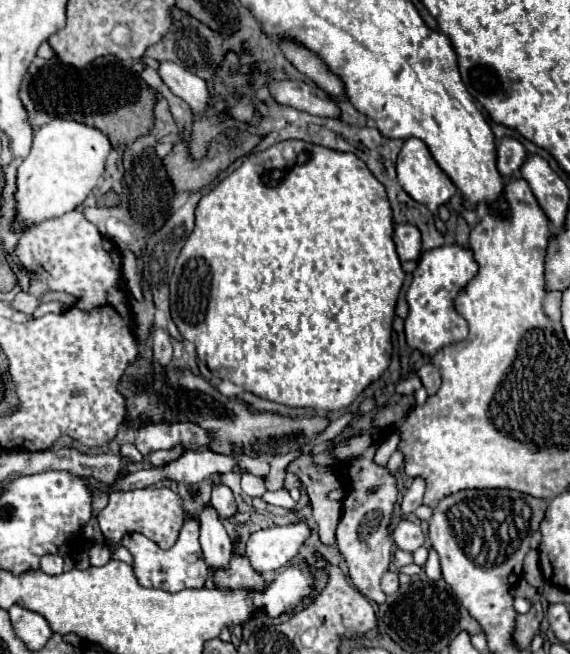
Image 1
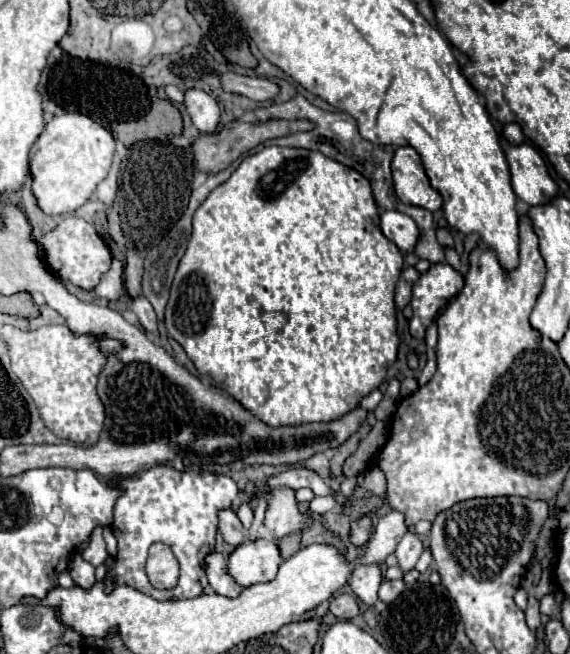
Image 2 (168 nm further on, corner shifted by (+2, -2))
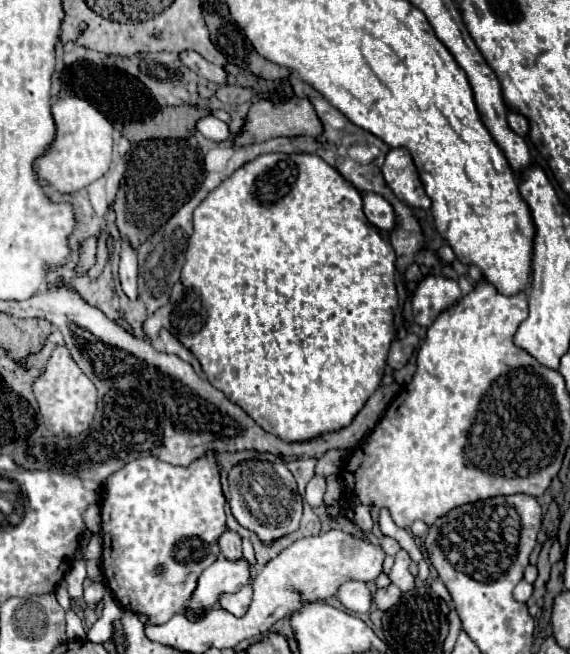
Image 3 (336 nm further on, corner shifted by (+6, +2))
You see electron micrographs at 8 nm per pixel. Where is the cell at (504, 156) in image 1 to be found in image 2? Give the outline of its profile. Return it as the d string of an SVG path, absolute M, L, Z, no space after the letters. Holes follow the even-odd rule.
M506 124L502 128L502 136L508 140L508 144L514 144L514 146L518 146L518 144L524 142L524 134L522 134L522 130L520 130L518 124Z

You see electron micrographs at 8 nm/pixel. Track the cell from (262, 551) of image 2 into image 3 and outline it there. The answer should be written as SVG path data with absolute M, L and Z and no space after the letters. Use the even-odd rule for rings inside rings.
M218 558L198 578L198 586L192 592L190 602L184 608L184 614L188 616L188 620L200 620L210 608L218 604L222 594L234 594L248 582L250 582L250 572L246 560L230 564L230 560Z

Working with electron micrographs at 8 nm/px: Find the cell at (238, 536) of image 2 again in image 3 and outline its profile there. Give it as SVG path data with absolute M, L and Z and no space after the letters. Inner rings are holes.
M226 530L220 536L220 542L218 544L220 544L220 552L222 552L222 556L226 560L232 560L232 562L242 560L242 540L240 540L240 536L236 532Z

